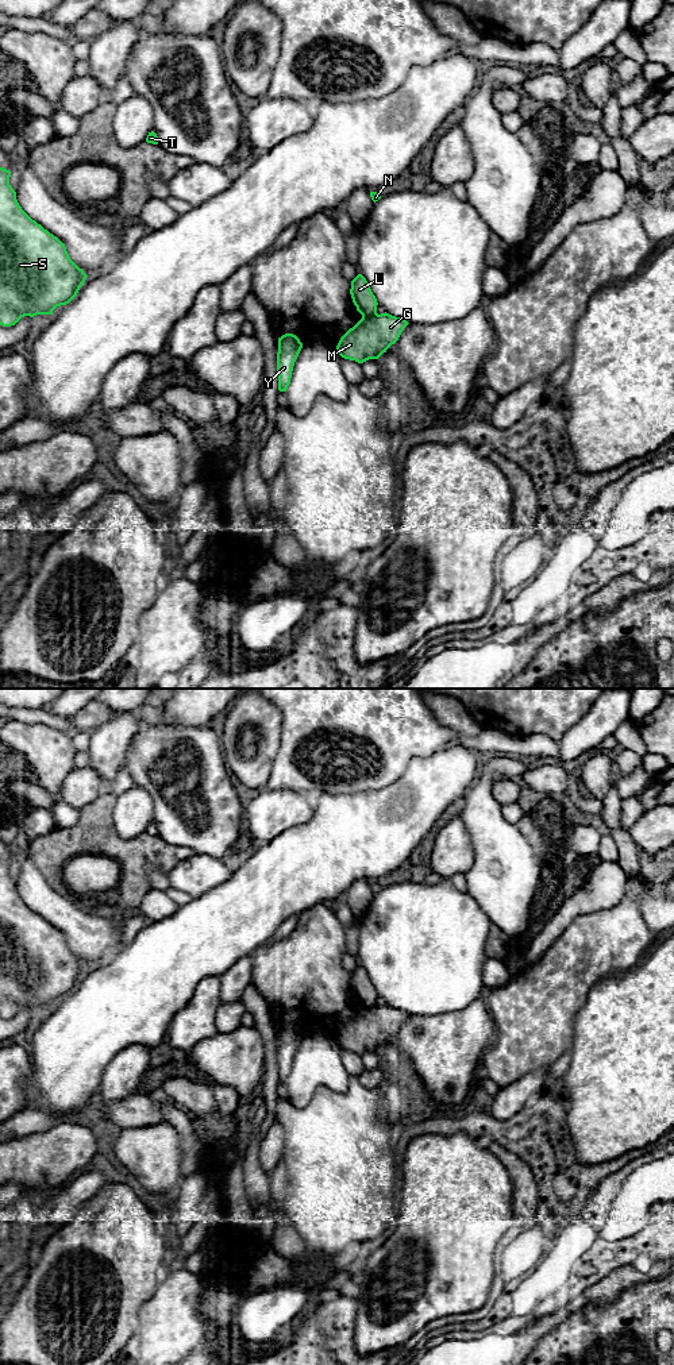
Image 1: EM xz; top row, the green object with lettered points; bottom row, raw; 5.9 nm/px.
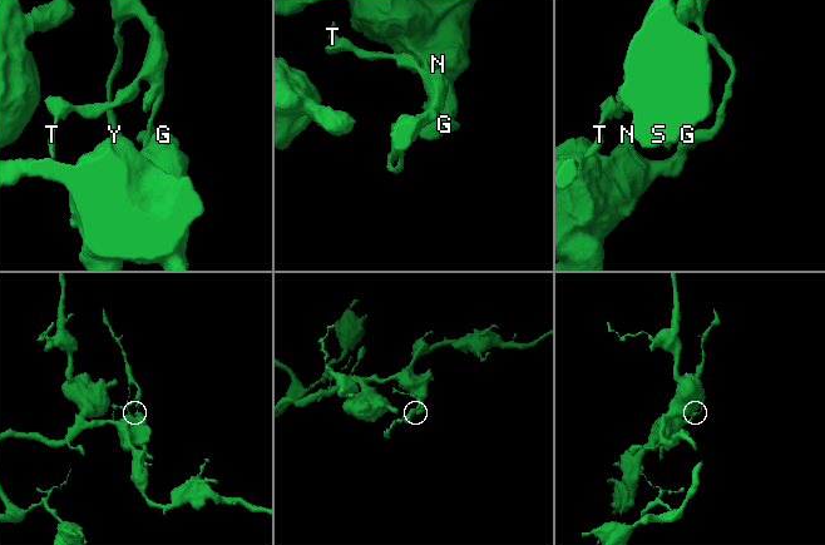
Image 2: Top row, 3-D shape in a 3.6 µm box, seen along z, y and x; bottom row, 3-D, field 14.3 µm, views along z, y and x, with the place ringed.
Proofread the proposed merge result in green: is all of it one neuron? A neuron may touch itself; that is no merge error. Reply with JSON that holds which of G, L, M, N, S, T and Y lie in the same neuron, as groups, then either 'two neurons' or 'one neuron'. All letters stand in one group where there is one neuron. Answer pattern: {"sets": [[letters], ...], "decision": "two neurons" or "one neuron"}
{"sets": [["G", "M", "N", "S"], ["L", "T", "Y"]], "decision": "two neurons"}

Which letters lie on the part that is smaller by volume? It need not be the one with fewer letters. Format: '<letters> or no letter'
L, T, Y

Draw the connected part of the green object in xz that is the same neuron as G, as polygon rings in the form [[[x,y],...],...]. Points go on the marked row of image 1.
[[[389,313],[362,316],[339,340],[336,351],[344,359],[363,363],[378,359],[394,344],[409,323]]]

